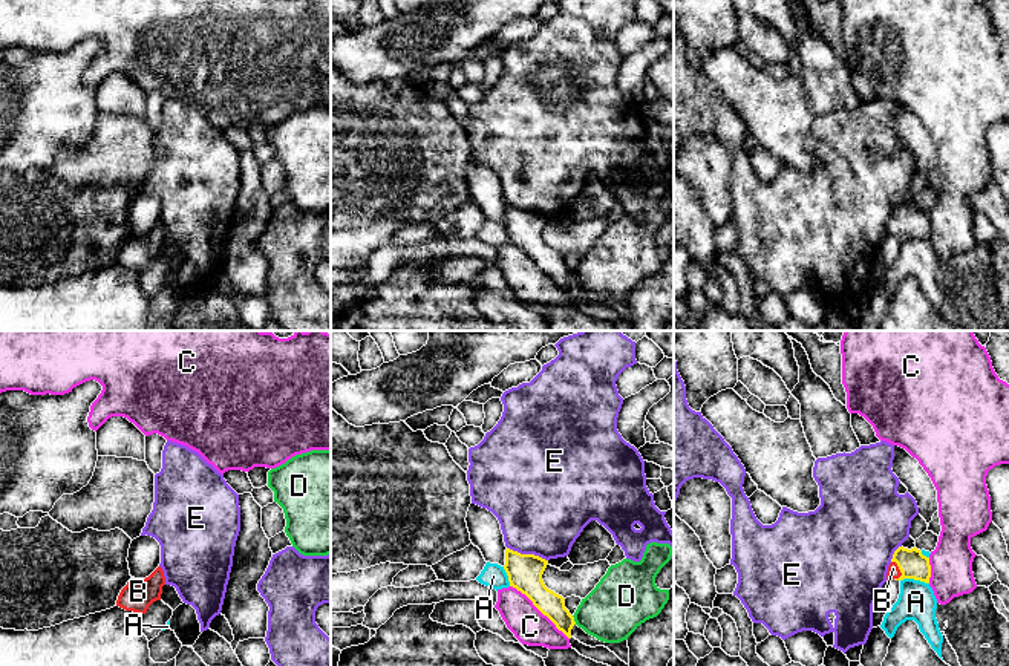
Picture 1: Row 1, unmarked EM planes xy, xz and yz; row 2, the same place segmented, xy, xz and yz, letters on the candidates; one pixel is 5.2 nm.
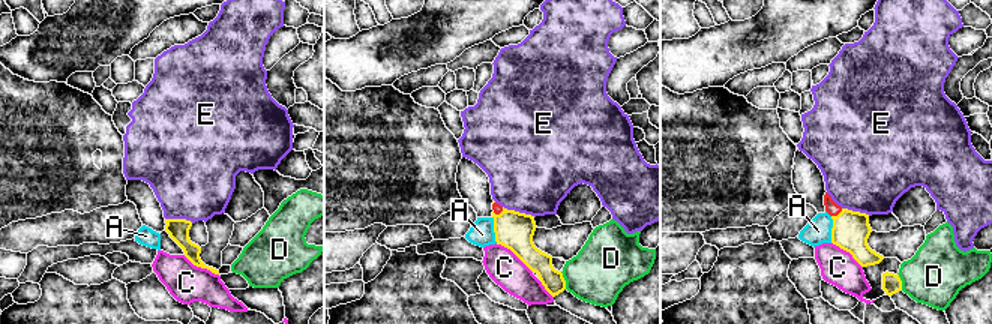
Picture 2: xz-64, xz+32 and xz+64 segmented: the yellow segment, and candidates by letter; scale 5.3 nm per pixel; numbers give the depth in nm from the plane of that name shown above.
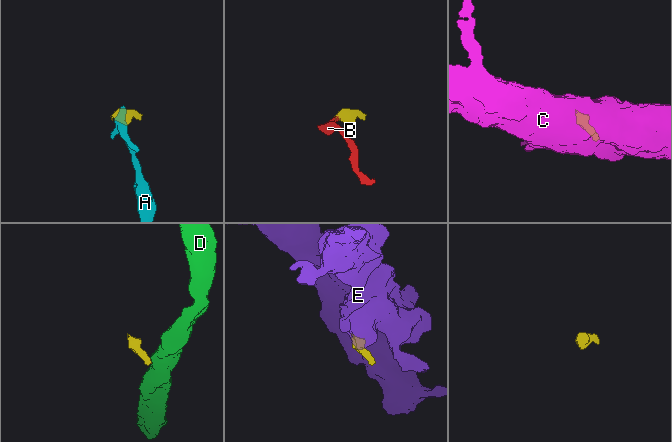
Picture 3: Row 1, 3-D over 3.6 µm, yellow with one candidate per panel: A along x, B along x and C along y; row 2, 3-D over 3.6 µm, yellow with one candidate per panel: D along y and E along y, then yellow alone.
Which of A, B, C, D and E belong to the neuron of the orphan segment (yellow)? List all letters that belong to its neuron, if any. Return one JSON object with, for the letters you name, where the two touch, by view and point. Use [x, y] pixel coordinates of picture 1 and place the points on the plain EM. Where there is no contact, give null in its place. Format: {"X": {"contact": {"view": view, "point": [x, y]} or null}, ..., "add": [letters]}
{"B": {"contact": {"view": "yz", "point": [899, 225]}}, "add": ["B"]}

